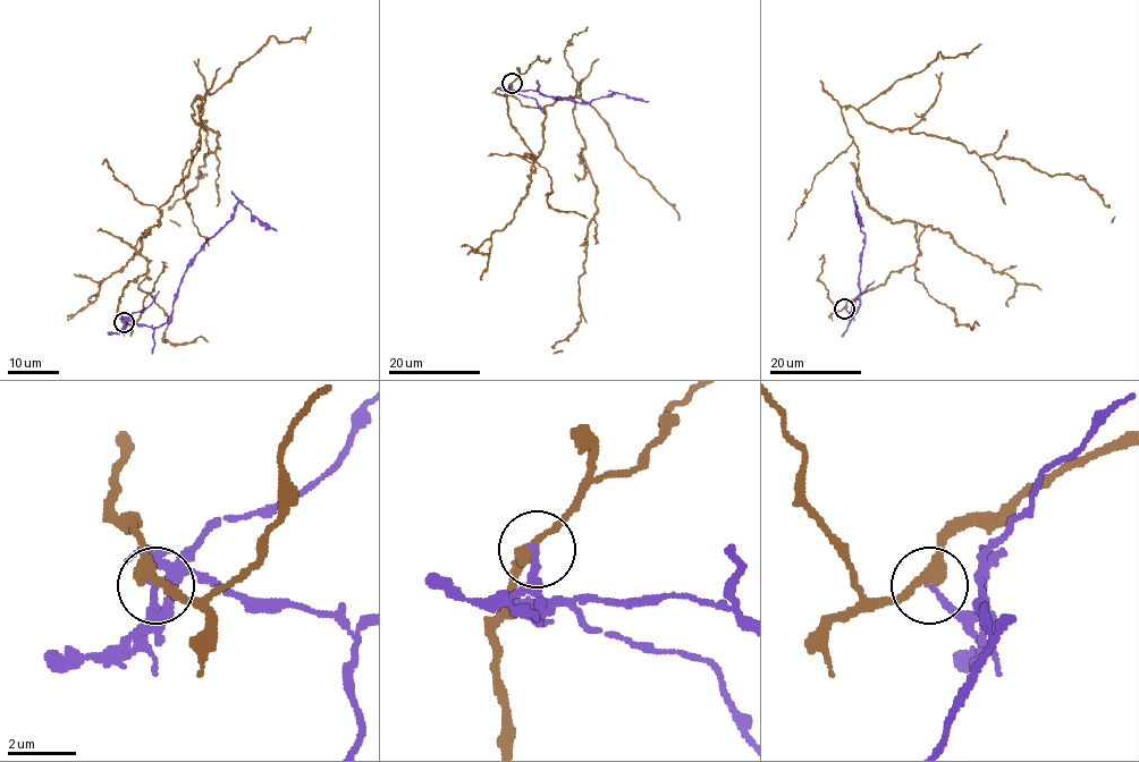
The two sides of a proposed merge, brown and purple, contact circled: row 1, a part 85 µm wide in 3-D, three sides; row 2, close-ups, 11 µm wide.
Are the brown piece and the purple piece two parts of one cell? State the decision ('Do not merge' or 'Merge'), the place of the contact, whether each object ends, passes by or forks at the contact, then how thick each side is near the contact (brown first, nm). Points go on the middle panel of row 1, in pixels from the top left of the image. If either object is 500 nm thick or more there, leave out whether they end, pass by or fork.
Do not merge. Place: (512, 83). At the ring brown passes by. At the ring purple ends. Thickness 360 nm (brown) against 190 nm

